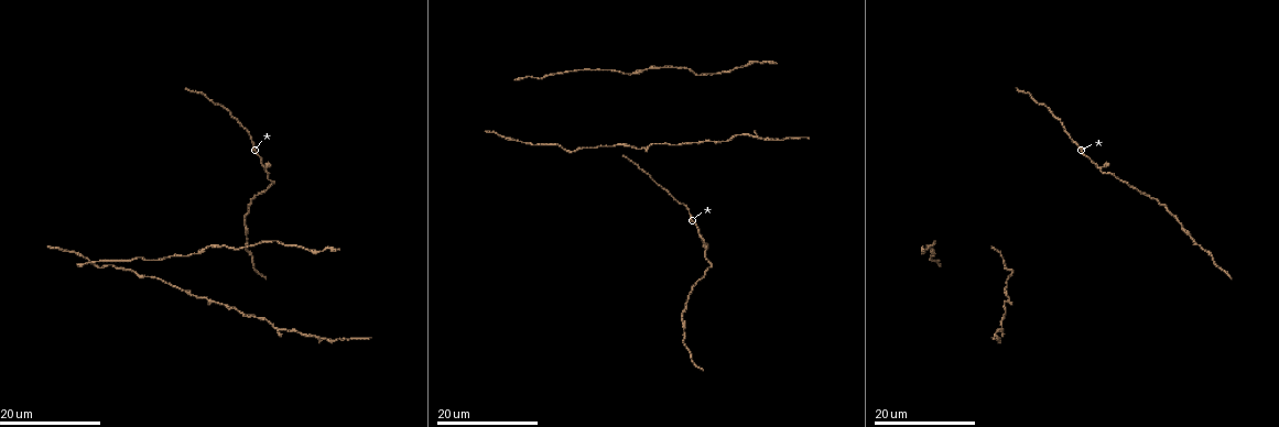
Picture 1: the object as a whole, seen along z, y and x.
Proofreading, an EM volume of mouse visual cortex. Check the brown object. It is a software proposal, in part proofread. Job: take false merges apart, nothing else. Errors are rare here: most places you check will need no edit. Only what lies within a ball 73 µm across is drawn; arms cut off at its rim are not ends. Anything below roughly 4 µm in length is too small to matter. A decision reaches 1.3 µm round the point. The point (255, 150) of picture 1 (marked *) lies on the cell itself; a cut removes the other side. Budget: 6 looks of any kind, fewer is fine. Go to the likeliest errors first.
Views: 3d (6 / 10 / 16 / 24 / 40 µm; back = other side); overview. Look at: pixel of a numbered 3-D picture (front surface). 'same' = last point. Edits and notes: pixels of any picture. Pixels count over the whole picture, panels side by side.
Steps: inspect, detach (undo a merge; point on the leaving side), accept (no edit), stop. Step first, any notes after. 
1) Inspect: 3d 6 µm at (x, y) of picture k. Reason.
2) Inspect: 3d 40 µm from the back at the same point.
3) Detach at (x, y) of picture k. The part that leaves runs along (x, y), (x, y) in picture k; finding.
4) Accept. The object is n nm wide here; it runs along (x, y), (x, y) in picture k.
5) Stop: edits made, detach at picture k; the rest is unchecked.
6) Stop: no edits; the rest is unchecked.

Inspect: 3d 24 µm at (1100, 173) of picture 1. Three arms meet.

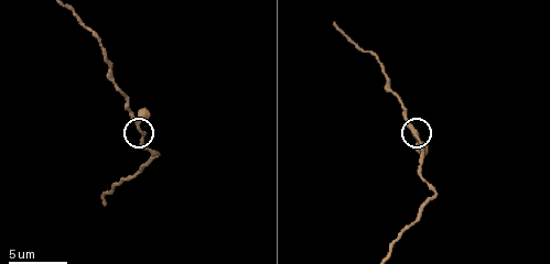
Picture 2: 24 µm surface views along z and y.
Inspect: 3d 10 µm at (139, 129) of picture 2.

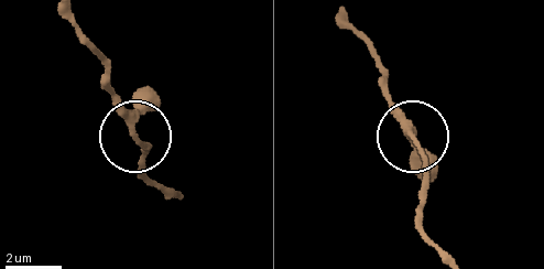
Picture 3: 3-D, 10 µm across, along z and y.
Accept. The side arm is 40 µm long; it runs along (348, 24), (379, 65), (385, 100), (419, 150), (424, 205) in picture 3; all the same cell.

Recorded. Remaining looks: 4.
Inspect: 3d 24 µm at (274, 328) of picture 1. Three arms meet.

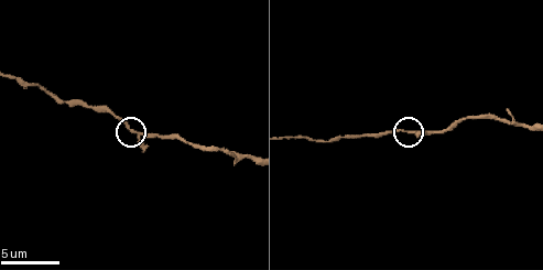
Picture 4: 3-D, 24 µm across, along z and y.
Inspect: 3d 10 µm at (133, 130) of picture 4.

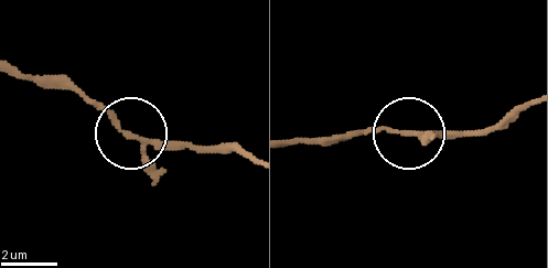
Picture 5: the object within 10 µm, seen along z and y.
Accept. One cell here.

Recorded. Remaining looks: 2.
Inspect: 3d 16 µm at (1007, 296) of picture 1.

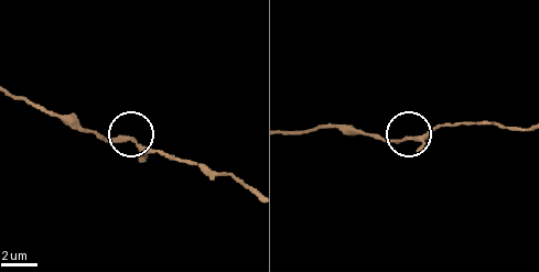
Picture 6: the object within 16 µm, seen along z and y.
Inspect: 3d 6 µm at (407, 137) of picture 6.

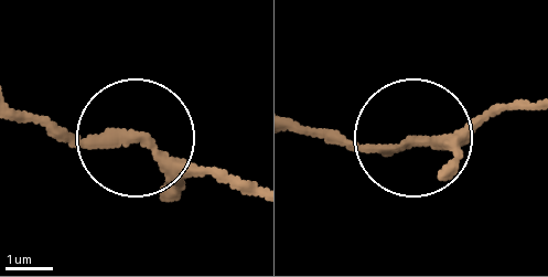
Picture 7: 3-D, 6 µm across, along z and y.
Accept. The object is 250 nm wide here; all the same cell.

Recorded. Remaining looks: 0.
Stop: no edits; the rest is unchecked.

